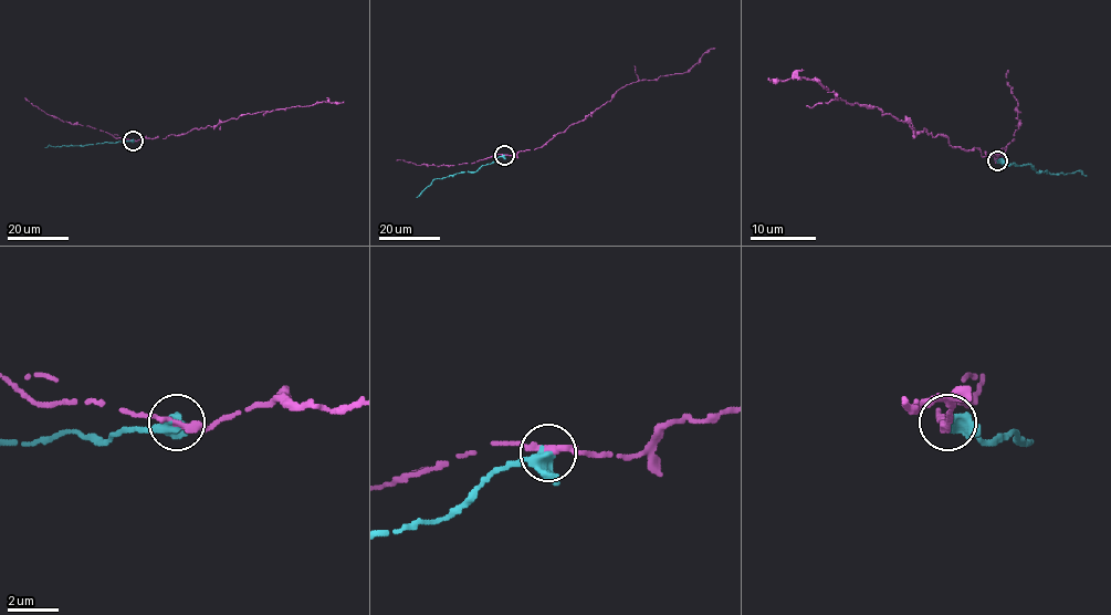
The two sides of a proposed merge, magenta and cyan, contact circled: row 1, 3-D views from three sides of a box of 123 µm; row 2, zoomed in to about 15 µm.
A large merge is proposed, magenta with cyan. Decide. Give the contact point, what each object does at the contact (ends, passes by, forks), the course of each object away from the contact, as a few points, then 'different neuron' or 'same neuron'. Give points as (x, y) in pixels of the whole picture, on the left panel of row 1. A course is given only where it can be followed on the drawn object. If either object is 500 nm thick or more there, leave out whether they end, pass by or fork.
(133, 141) | magenta passes by | cyan passes by | magenta via (133, 139), (180, 135), (248, 113), (344, 101) | cyan via (133, 139), (45, 147) | different neuron

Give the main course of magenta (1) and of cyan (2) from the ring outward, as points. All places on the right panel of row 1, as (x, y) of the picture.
1: (996, 159), (976, 148), (952, 146), (945, 136), (919, 132), (877, 107), (837, 98), (817, 81), (768, 77)
2: (998, 159), (1006, 165), (1033, 166), (1037, 173), (1080, 172), (1087, 176)

